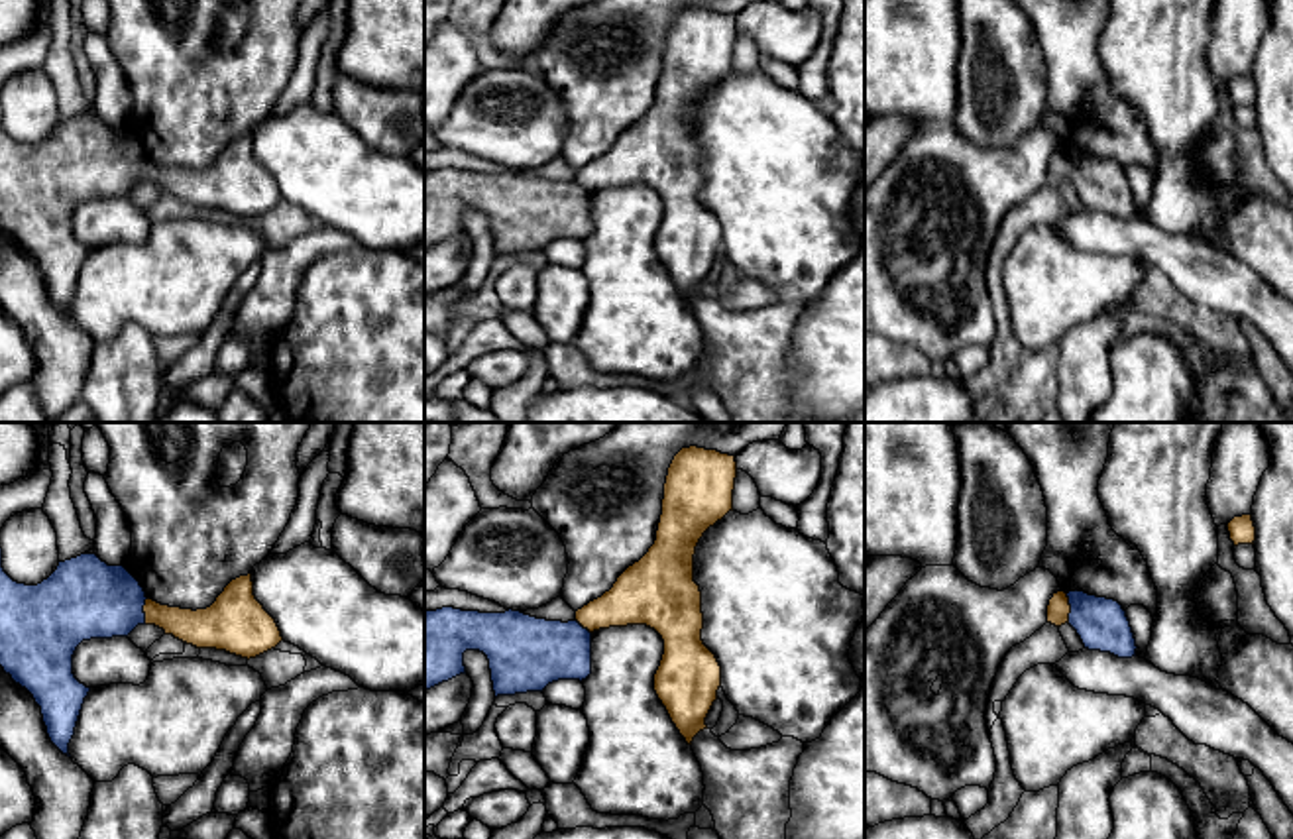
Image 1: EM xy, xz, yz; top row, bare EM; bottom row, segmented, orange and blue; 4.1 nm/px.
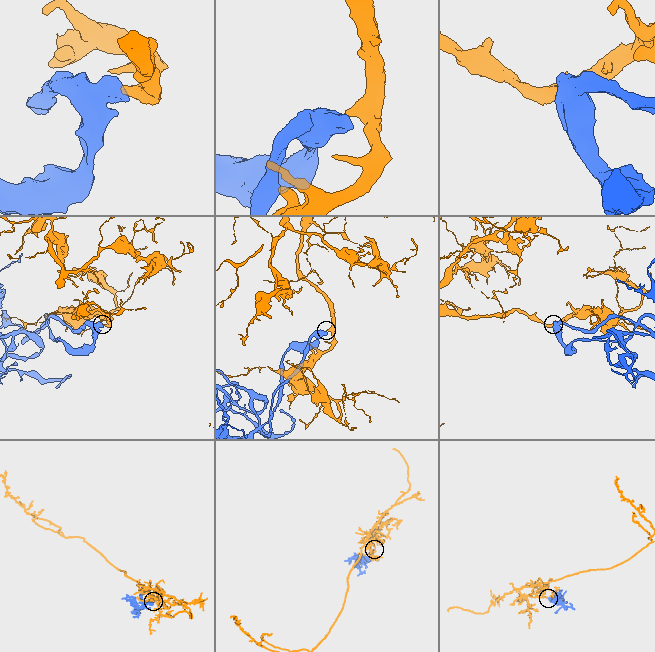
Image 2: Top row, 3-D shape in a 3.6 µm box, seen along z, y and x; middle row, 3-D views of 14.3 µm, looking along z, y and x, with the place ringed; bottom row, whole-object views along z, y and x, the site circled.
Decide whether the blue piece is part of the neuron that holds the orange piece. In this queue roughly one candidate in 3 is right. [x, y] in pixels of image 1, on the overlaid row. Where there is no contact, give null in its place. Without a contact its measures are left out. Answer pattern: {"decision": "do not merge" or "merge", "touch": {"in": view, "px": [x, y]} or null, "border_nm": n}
{"decision": "do not merge", "touch": {"in": "yz", "px": [1069, 608]}, "border_nm": 120}

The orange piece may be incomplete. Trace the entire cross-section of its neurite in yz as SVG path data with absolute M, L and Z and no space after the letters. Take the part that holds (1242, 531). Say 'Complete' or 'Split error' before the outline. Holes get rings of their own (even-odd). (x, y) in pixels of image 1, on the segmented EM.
Complete. M1252 515L1234 517L1228 525L1230 540L1238 544L1254 544L1256 527Z

